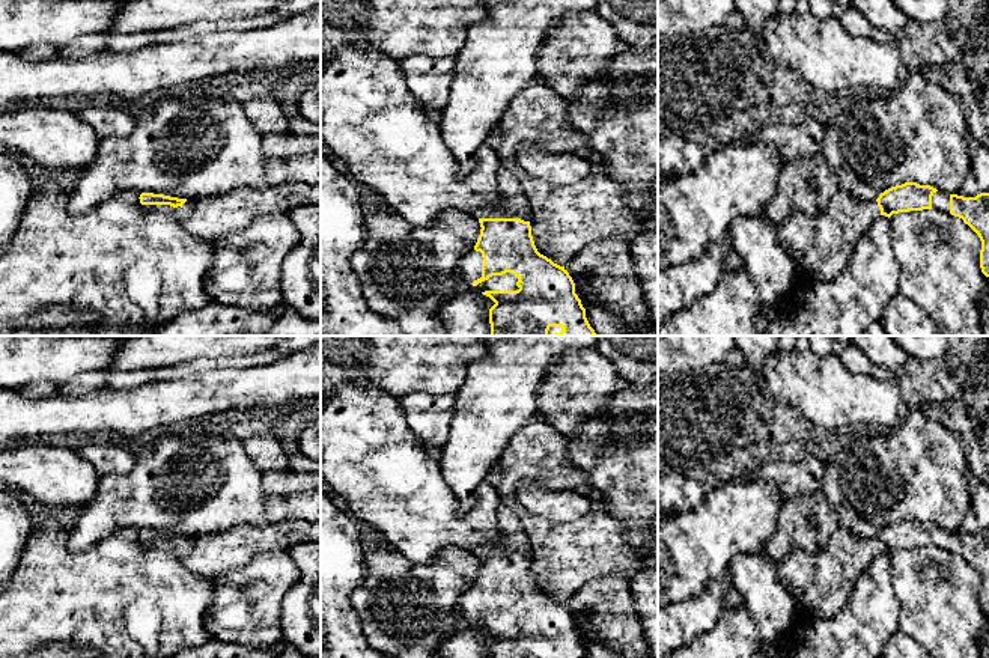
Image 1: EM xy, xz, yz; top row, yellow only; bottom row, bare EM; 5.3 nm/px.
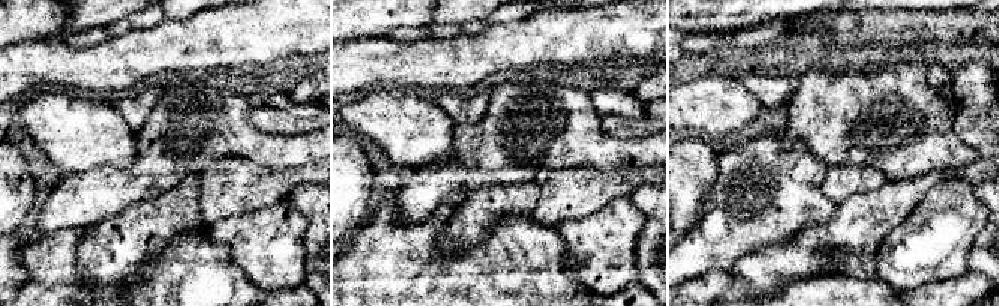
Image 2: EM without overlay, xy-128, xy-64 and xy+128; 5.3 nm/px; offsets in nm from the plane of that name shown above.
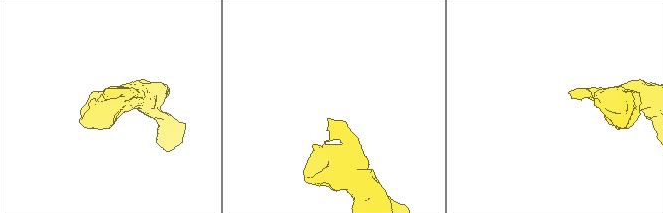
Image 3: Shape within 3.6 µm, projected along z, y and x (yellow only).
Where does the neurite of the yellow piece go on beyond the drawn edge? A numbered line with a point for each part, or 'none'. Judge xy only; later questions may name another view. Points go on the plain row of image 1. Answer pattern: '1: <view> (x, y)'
1: xy (181, 550)

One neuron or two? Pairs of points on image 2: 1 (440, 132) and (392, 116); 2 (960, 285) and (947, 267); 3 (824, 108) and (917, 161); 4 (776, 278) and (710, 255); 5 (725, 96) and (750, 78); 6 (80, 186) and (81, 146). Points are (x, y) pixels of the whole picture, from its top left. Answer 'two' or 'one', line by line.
1: one
2: two
3: one
4: two
5: two
6: two

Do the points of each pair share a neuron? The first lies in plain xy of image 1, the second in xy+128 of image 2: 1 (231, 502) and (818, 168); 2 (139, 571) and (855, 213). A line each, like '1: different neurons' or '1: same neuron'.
1: different neurons
2: different neurons

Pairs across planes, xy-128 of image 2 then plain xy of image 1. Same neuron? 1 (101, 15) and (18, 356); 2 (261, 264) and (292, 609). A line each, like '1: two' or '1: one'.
1: two
2: two

